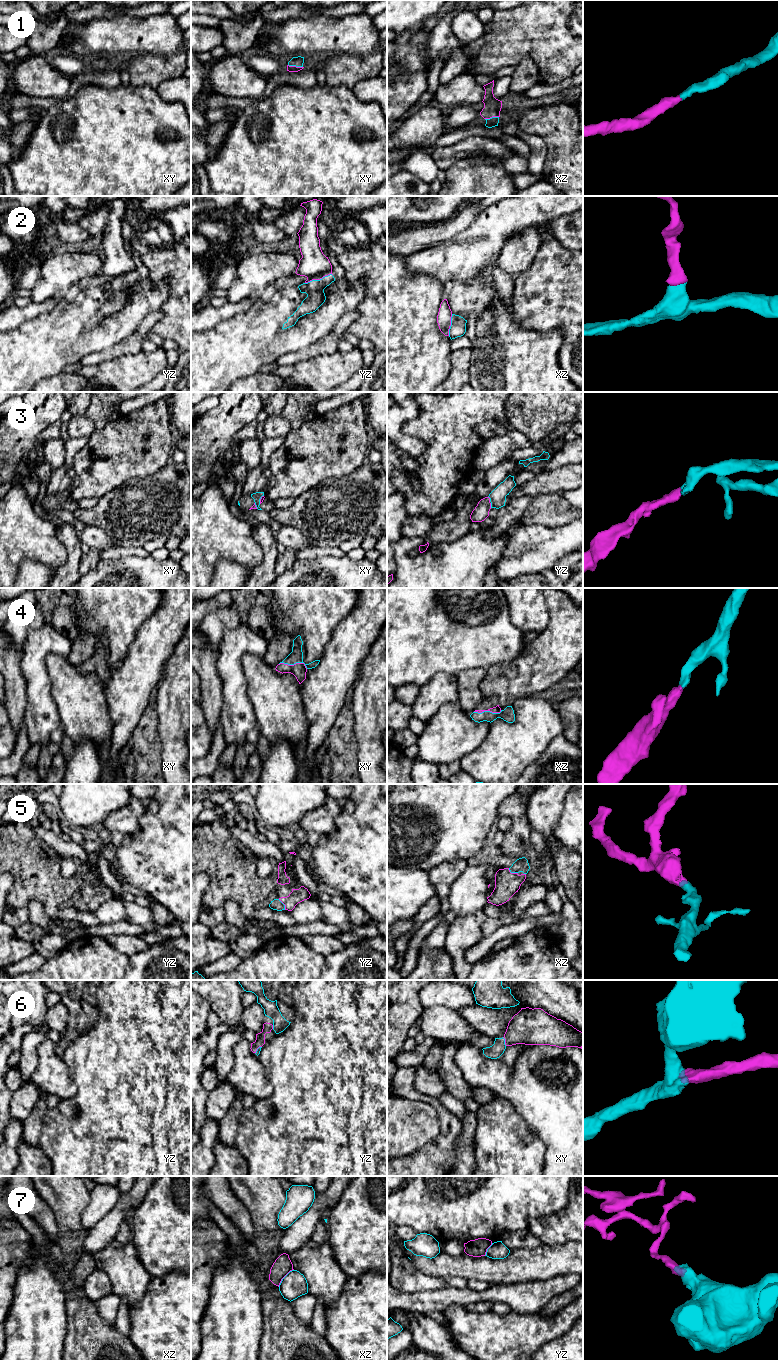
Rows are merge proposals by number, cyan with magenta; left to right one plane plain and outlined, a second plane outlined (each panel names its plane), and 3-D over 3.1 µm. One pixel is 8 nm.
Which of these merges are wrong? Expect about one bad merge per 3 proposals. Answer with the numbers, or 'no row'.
7

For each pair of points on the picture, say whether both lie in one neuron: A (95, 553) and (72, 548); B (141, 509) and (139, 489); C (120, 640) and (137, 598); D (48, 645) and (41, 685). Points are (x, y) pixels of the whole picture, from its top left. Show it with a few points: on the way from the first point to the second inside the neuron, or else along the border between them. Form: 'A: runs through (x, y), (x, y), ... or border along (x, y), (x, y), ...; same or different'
A: border along (82, 553), (79, 559), (79, 575); different
B: runs through (140, 504), (139, 494); same
C: runs through (120, 630), (120, 615), (127, 608); same
D: runs through (39, 655), (39, 675); same

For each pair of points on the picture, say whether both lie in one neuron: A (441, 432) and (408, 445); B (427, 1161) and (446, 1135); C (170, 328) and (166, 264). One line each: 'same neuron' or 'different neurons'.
A: different neurons
B: same neuron
C: same neuron

